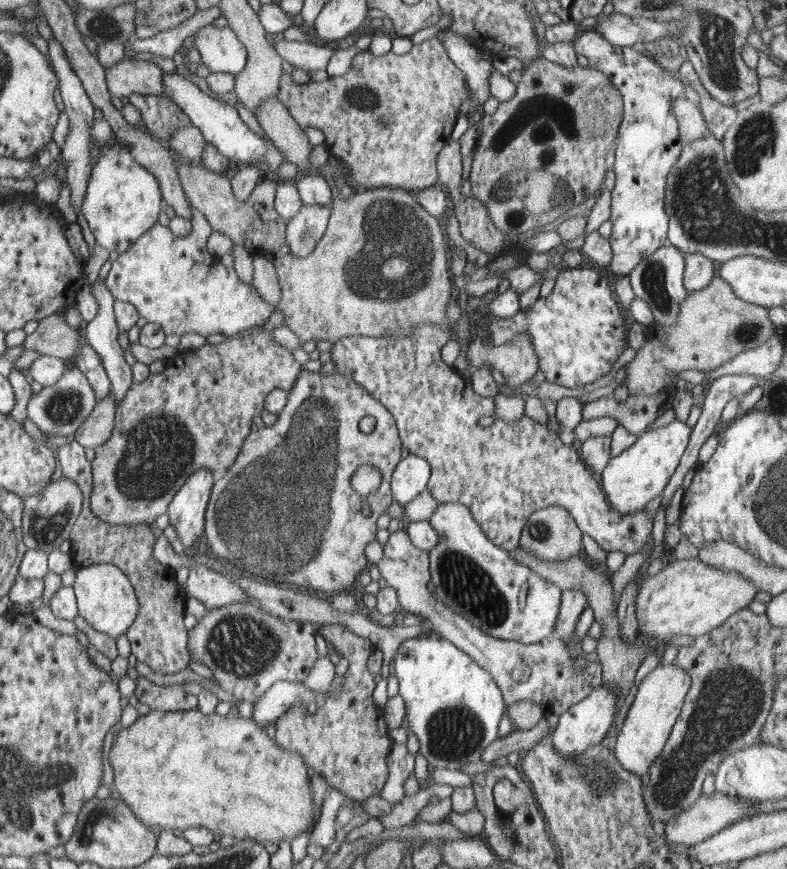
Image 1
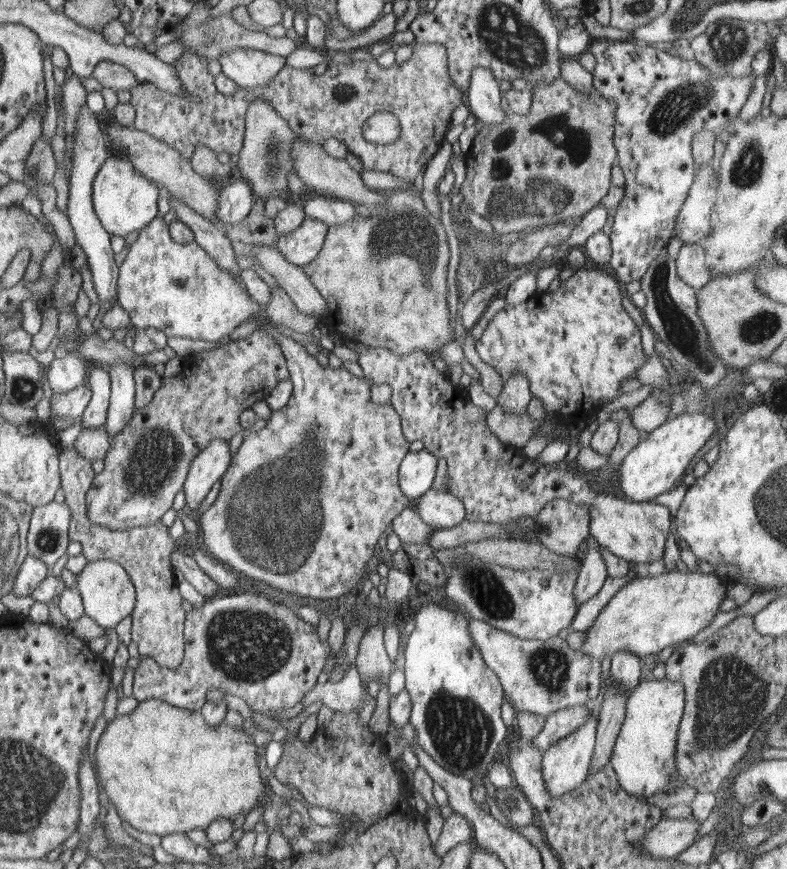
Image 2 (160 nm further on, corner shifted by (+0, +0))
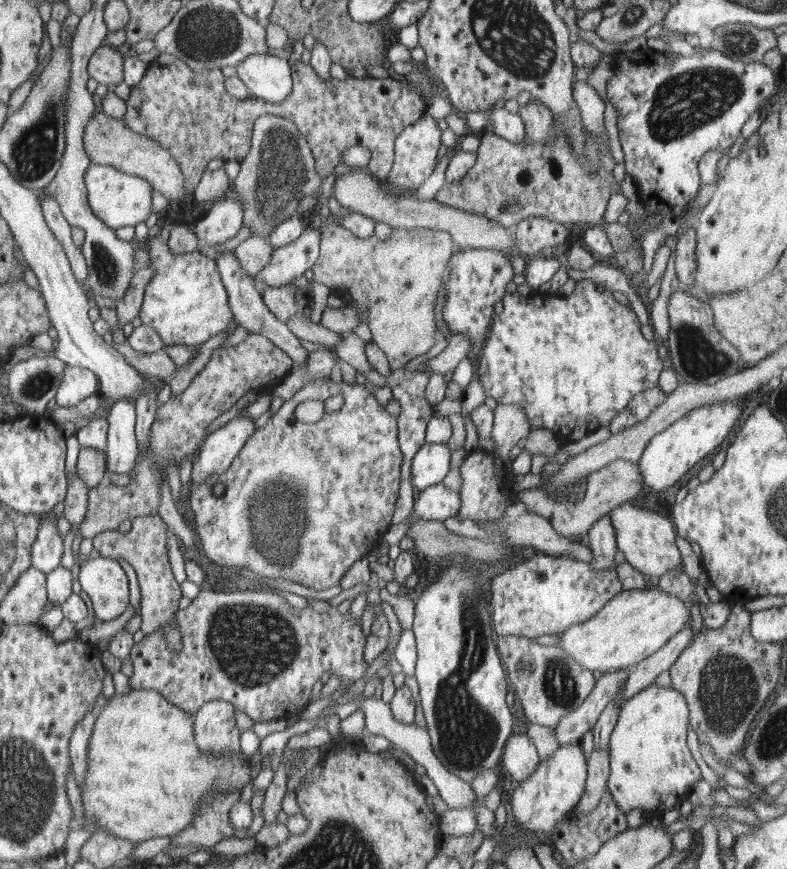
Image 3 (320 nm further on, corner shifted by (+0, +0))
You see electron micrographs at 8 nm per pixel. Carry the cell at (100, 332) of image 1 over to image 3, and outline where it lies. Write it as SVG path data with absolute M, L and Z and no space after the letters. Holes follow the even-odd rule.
M128 400L109 402L106 446L107 471L128 474L138 457L135 436L135 404Z

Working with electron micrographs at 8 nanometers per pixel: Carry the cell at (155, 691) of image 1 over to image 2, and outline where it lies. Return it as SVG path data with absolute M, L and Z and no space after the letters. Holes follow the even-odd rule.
M257 592L216 597L216 600L206 601L202 607L193 607L188 612L184 634L187 638L187 656L175 669L160 666L150 657L140 658L135 668L132 695L138 702L162 700L171 706L201 711L207 703L208 692L220 690L239 696L252 711L270 716L273 711L290 709L300 703L305 694L315 688L326 660L332 656L330 641L322 642L314 625L299 618L291 605L275 603Z

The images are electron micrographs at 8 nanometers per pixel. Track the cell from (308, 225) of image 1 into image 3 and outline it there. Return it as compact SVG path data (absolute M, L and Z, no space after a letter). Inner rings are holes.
M306 228L302 232L302 235L294 242L282 248L274 249L270 262L253 276L258 287L262 286L262 284L265 284L265 286L273 286L274 288L283 287L284 285L288 285L289 282L292 282L294 278L304 275L304 272L308 268L312 268L319 257L320 234L321 229Z

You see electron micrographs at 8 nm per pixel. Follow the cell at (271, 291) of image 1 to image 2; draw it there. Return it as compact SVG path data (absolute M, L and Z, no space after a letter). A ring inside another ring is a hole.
M271 288L271 299L263 305L273 324L286 326L300 334L312 334L319 321L313 315L300 314L289 294L282 288Z

